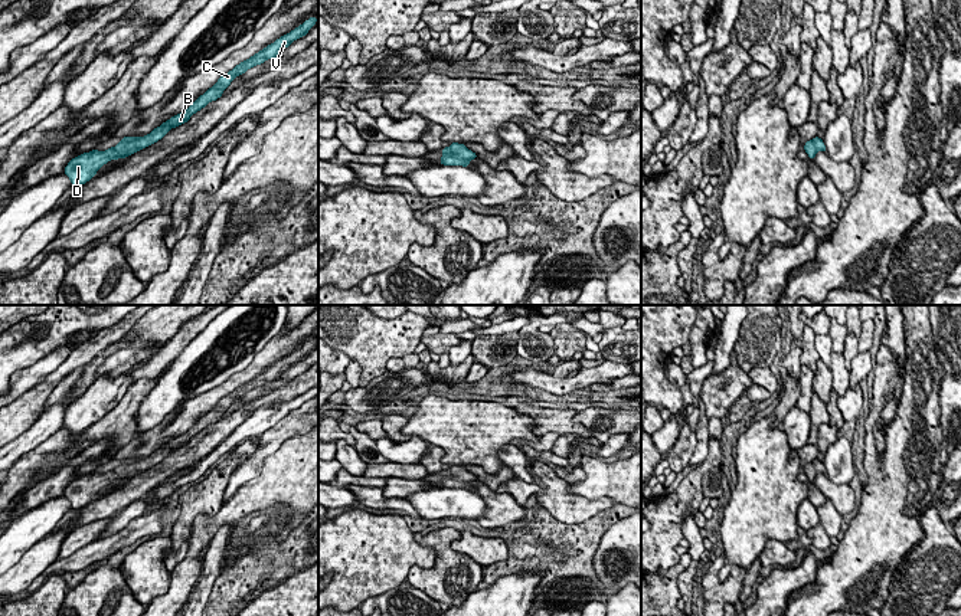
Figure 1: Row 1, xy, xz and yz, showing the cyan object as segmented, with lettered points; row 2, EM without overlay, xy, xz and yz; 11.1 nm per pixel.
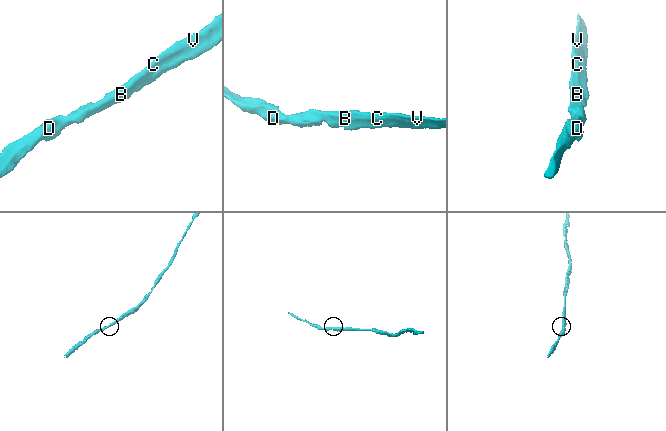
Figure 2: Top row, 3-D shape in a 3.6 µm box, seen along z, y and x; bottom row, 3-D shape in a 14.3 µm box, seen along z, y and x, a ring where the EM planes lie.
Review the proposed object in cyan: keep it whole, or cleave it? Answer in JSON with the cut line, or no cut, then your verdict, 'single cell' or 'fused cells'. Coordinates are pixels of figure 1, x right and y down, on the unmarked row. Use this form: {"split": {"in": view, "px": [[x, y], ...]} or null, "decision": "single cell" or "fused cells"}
{"split": null, "decision": "single cell"}

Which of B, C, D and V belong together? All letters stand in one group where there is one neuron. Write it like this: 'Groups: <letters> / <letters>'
Groups: B C D V

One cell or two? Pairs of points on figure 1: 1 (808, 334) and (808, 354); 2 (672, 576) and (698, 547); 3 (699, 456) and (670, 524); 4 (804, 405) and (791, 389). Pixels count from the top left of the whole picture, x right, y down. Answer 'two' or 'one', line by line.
1: one
2: two
3: two
4: two

